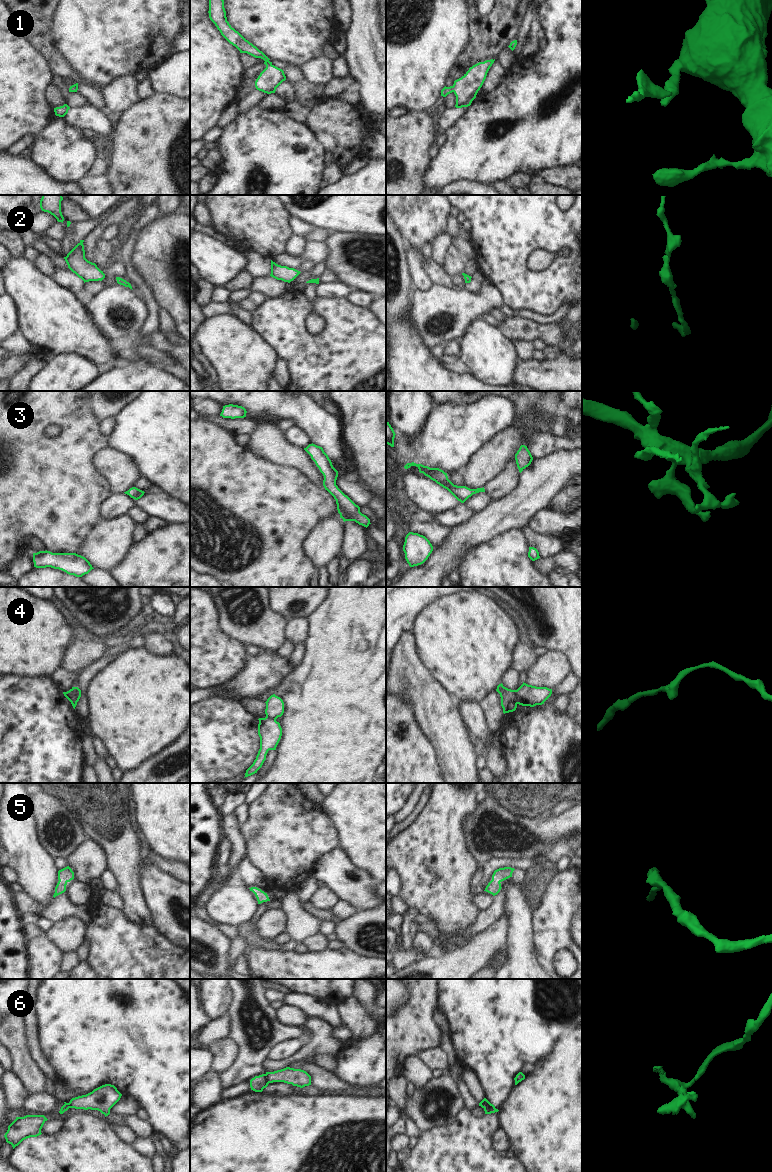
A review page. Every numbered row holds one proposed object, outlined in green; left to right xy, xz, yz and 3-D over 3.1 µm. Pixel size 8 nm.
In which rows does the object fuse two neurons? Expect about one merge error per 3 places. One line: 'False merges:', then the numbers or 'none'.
False merges: 4, 6

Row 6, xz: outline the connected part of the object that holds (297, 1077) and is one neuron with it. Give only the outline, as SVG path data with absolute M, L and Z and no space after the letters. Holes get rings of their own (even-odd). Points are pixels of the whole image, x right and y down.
M286 1067L274 1072L266 1072L268 1083L284 1082L303 1088L311 1085L311 1076L304 1070Z

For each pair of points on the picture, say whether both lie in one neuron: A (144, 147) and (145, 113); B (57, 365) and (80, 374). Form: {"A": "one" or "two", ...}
{"A": "one", "B": "one"}

